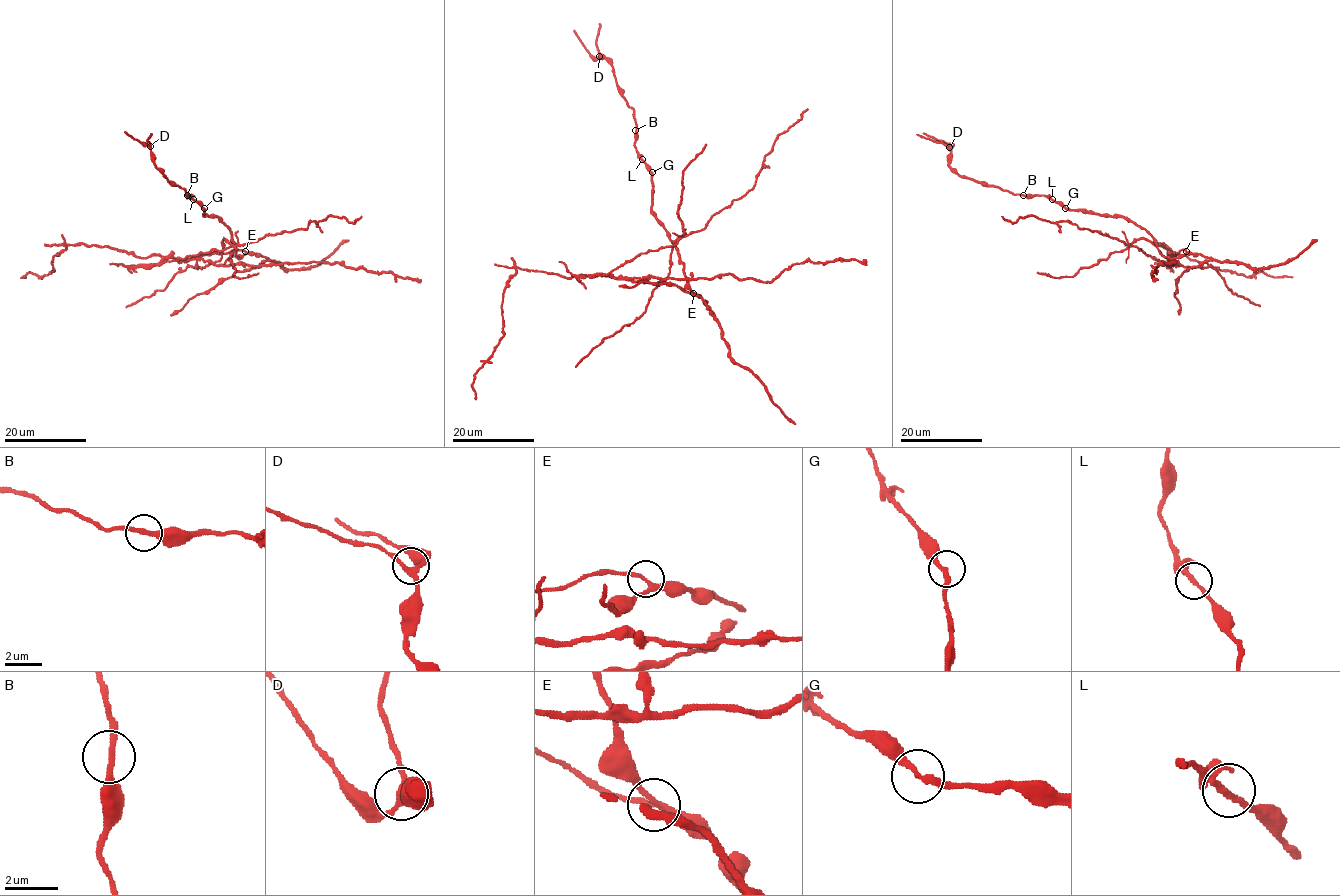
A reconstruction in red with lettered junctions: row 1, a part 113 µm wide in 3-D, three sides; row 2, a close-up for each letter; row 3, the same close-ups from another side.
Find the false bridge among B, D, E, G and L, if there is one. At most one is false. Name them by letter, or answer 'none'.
E

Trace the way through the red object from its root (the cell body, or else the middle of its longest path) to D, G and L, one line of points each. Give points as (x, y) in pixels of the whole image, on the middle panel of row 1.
D: (690, 289), (677, 248), (652, 210), (652, 173), (634, 145), (633, 110), (622, 95), (613, 67), (599, 56)
G: (690, 289), (677, 248), (652, 210), (652, 172)
L: (690, 289), (677, 248), (652, 210), (652, 173), (642, 159)

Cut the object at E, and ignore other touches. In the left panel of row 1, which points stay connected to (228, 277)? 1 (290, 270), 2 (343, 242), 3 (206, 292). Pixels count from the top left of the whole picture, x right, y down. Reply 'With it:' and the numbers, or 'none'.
With it: 1, 2, 3

